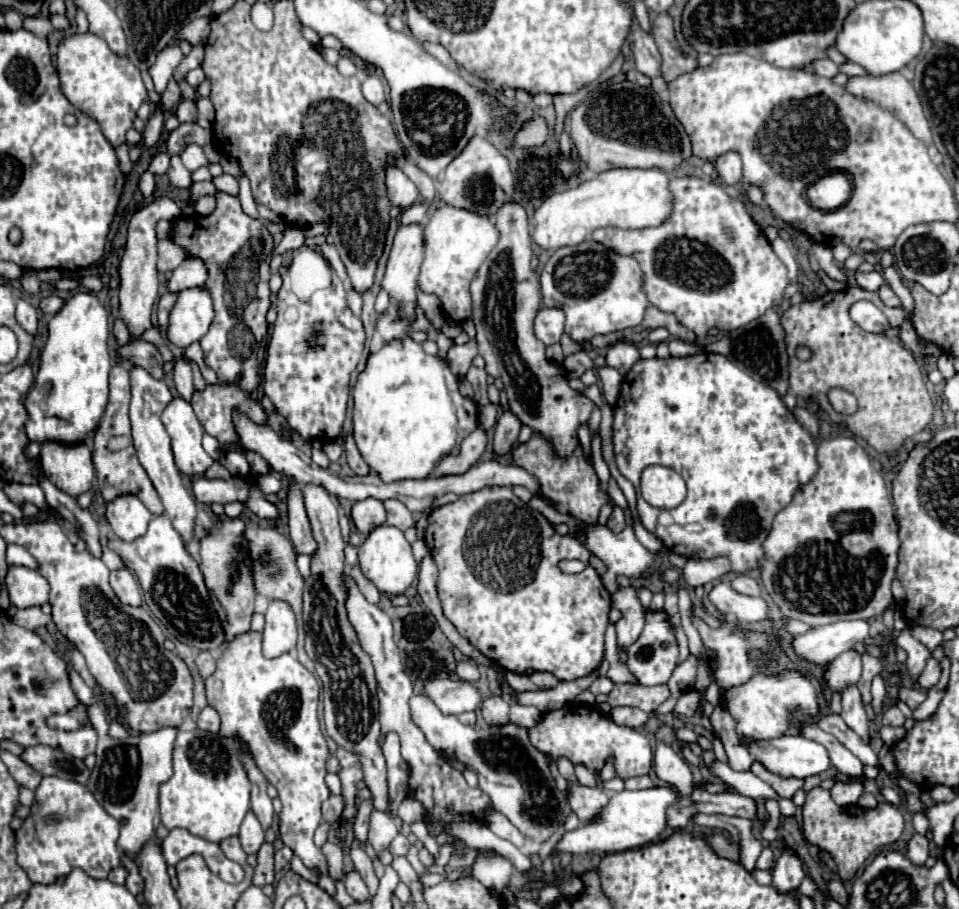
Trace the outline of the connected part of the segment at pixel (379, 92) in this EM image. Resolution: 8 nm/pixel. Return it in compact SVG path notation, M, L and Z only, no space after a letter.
M376 75L366 77L366 81L362 83L362 91L364 91L364 97L366 97L372 105L380 105L380 103L382 103L382 97L384 97L384 93L386 93L386 89L382 87L382 79L376 77Z

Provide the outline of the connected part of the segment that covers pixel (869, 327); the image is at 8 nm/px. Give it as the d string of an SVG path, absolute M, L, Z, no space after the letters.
M856 301L848 313L850 319L868 333L886 333L890 329L886 315L870 301Z

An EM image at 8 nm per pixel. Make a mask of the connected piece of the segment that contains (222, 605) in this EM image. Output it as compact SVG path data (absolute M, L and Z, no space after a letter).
M216 519L216 527L212 529L212 533L208 537L204 537L200 541L200 571L204 575L206 587L210 591L210 599L214 603L214 609L218 613L218 619L224 627L224 633L228 637L228 641L224 641L226 645L230 643L230 639L234 639L236 635L242 635L246 631L250 631L250 619L254 613L254 583L252 583L252 569L250 569L250 557L248 557L248 549L246 549L246 541L242 539L244 533L244 523L240 519Z

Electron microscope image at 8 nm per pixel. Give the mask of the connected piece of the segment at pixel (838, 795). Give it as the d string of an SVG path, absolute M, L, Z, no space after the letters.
M838 779L838 781L834 781L834 785L832 785L832 789L830 789L832 799L834 799L840 807L844 807L844 805L856 805L862 793L864 793L864 785L862 785L860 781L848 783L848 781L840 781L840 779Z

